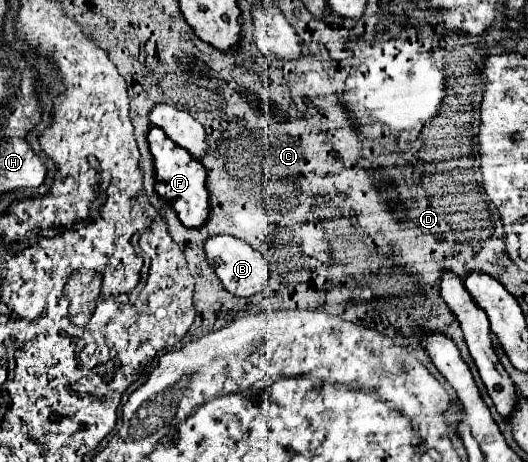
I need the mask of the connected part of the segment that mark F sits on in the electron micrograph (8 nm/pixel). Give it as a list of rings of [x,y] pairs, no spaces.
[[[150,127],[148,129],[148,147],[154,159],[154,175],[156,175],[156,185],[154,191],[156,195],[168,203],[184,223],[184,227],[200,227],[204,225],[208,217],[208,191],[206,191],[206,169],[202,167],[200,161],[196,161],[186,149],[178,147],[174,141],[170,141],[160,127]]]

